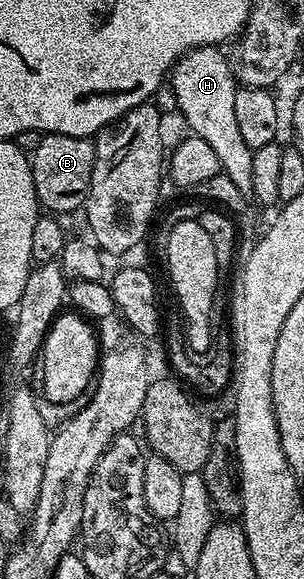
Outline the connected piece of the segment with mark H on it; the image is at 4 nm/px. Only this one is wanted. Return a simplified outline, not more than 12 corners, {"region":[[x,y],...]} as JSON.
{"region":[[223,48],[172,66],[176,105],[224,174],[252,192],[252,148],[234,116],[238,88]]}

